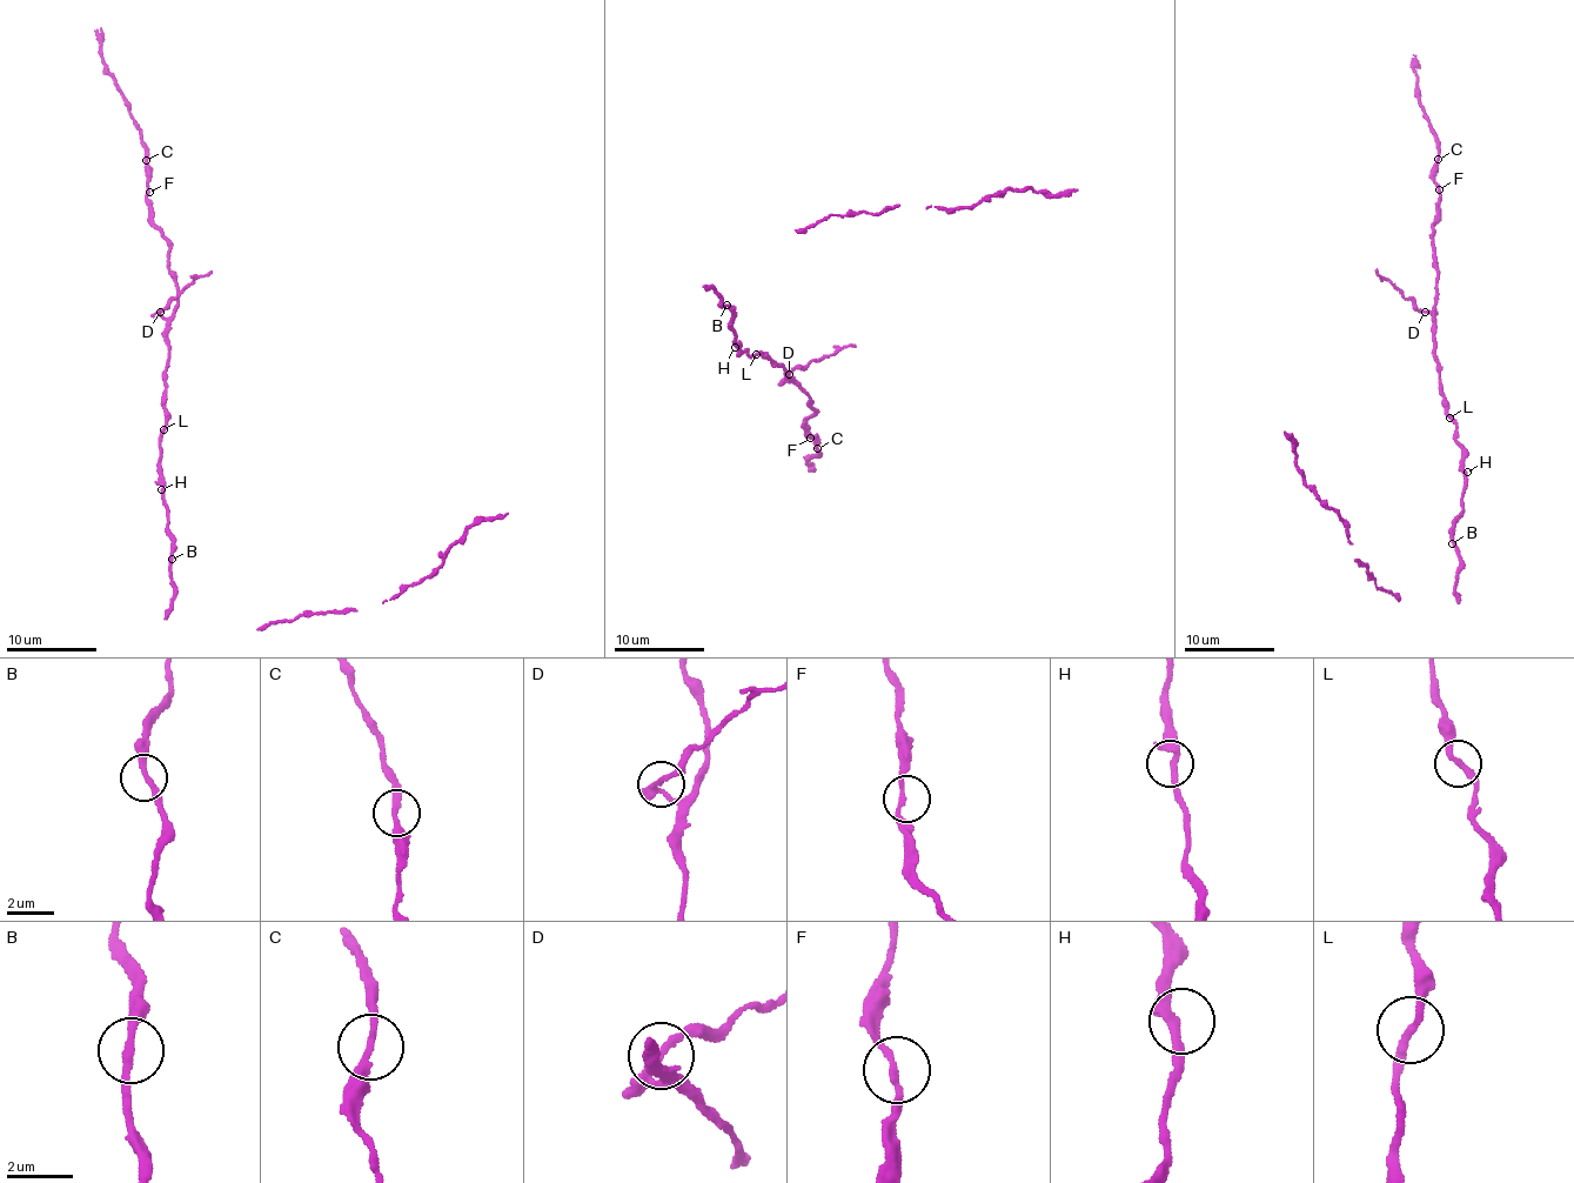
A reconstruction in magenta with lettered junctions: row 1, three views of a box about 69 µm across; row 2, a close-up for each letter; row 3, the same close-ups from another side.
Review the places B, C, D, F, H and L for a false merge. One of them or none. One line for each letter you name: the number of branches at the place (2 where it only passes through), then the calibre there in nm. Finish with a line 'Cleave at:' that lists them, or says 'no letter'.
D: 3 | 190 nm
Cleave at: D

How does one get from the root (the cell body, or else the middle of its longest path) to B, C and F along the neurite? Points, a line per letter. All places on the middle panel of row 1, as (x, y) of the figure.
B: (737, 338), (729, 326), (732, 314), (727, 305)
C: (737, 338), (742, 354), (759, 353), (783, 366), (805, 392), (816, 413), (806, 422), (806, 435), (817, 448)
F: (737, 338), (742, 354), (759, 353), (783, 366), (805, 392), (816, 413), (806, 422), (810, 438)

